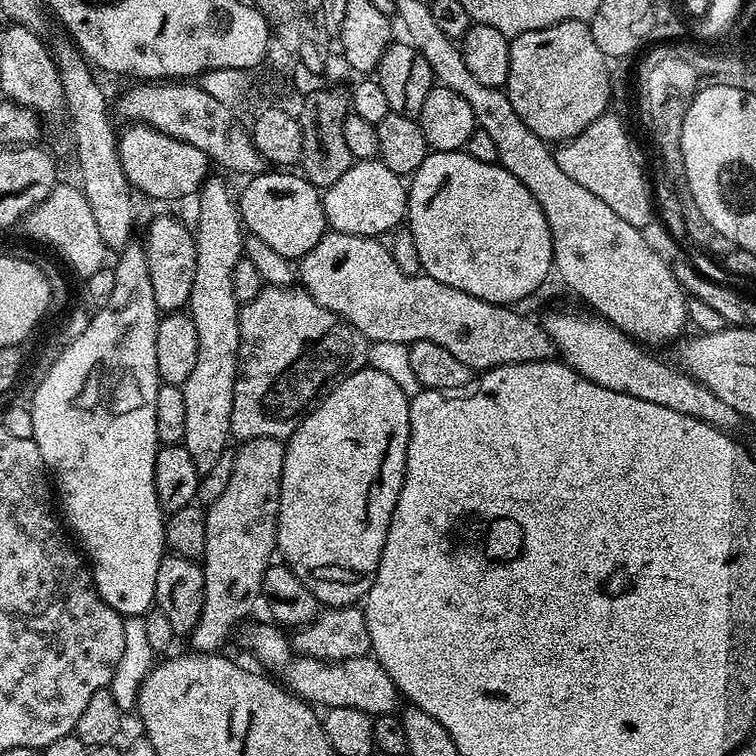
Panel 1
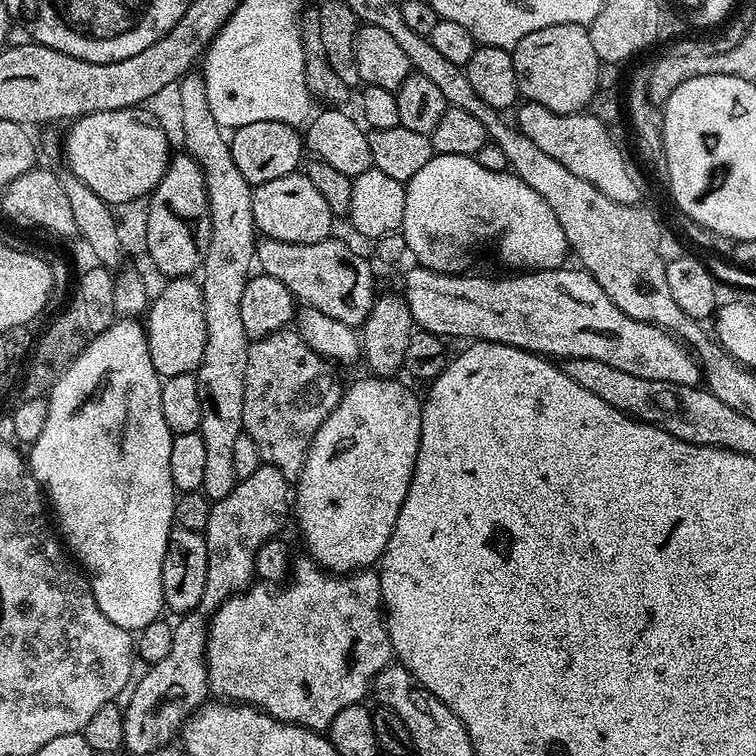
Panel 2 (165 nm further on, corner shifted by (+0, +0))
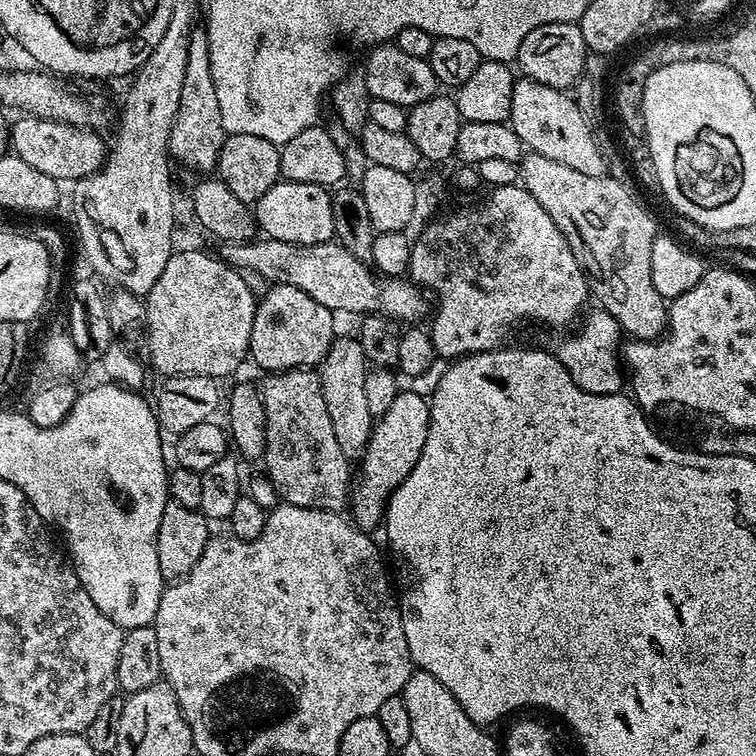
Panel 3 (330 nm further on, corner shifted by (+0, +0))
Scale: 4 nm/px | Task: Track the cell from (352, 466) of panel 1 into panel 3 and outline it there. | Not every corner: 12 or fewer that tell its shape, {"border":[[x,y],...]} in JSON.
{"border":[[400,390],[359,457],[350,516],[372,530],[414,470],[429,401]]}

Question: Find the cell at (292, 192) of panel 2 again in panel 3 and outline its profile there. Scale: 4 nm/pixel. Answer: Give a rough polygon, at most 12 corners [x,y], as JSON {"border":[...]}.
{"border":[[281,179],[254,205],[259,231],[291,244],[334,236],[332,192]]}

